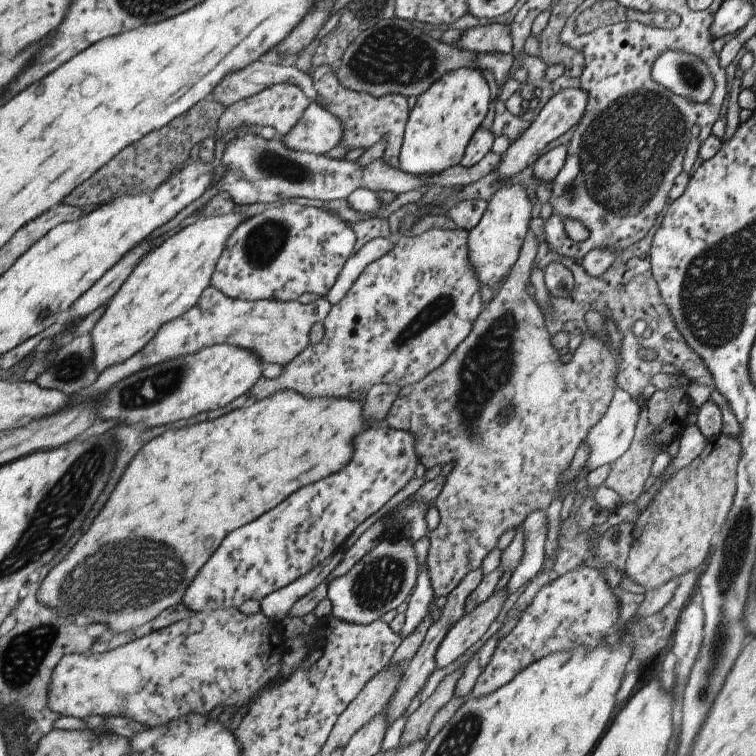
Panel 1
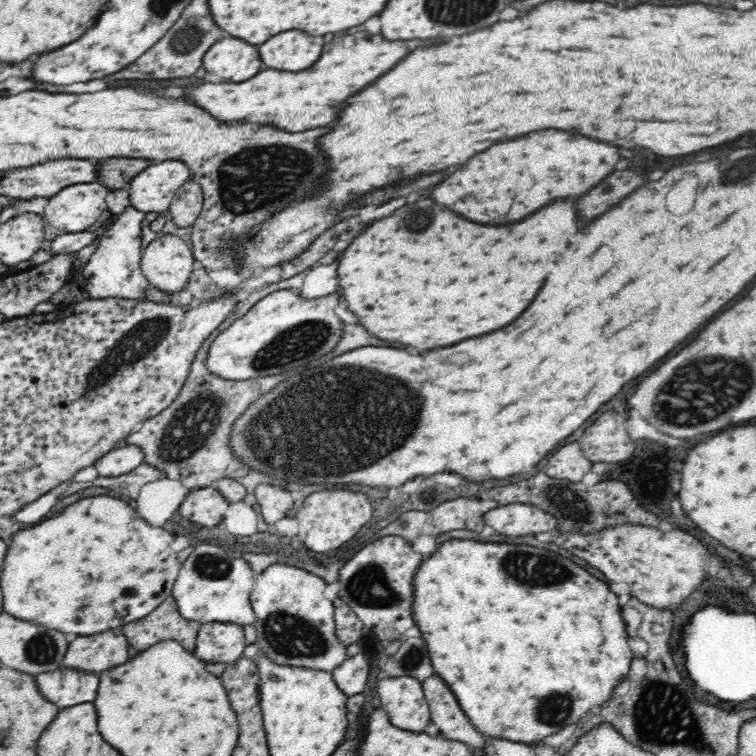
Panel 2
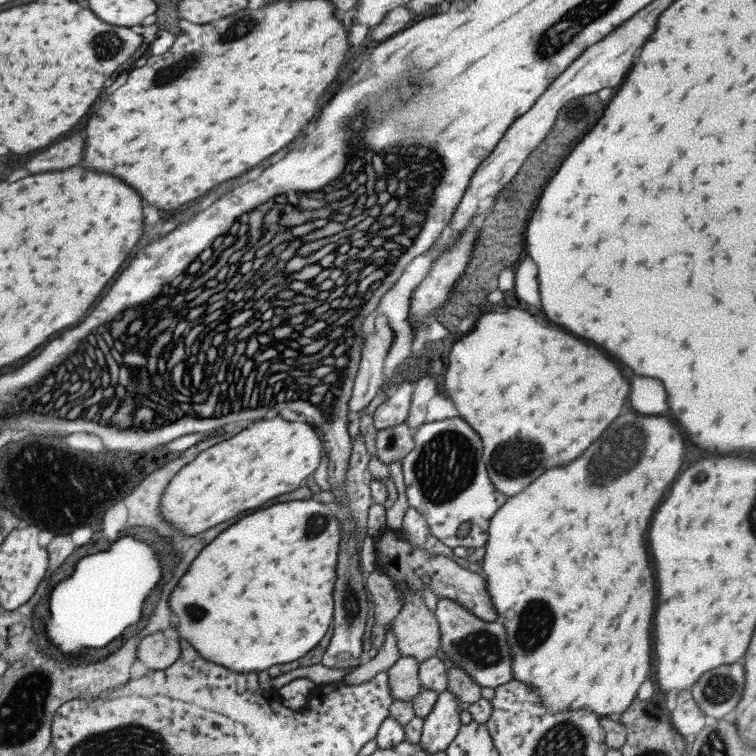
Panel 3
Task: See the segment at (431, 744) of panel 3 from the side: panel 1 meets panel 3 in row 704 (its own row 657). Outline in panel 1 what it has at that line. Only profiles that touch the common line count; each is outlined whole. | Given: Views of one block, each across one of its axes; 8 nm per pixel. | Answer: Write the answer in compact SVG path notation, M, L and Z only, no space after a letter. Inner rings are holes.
M503 584L502 588L495 590L489 598L485 598L483 602L477 604L471 612L464 614L462 619L449 628L435 650L436 669L443 668L457 660L483 636L499 614L507 596L509 596L507 586Z

